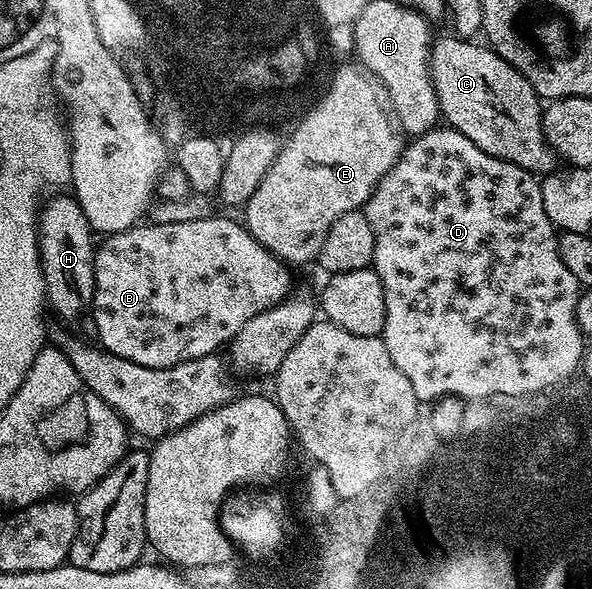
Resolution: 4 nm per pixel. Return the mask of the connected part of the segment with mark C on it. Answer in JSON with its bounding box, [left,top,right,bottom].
[429,37,557,176]

